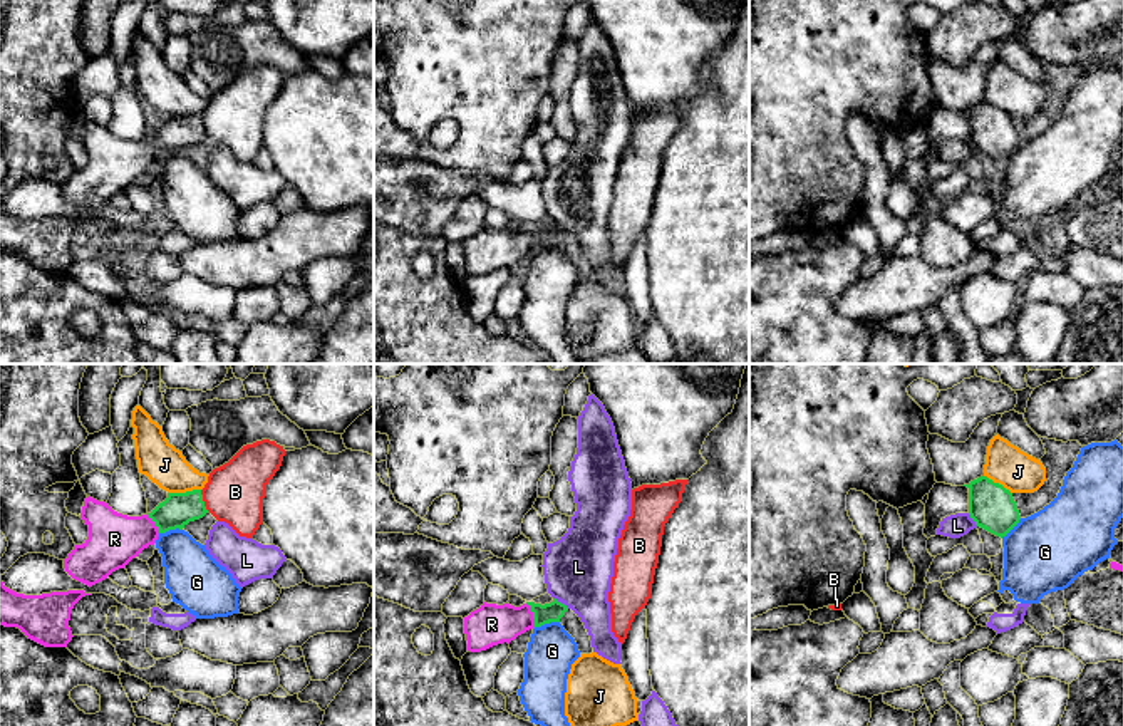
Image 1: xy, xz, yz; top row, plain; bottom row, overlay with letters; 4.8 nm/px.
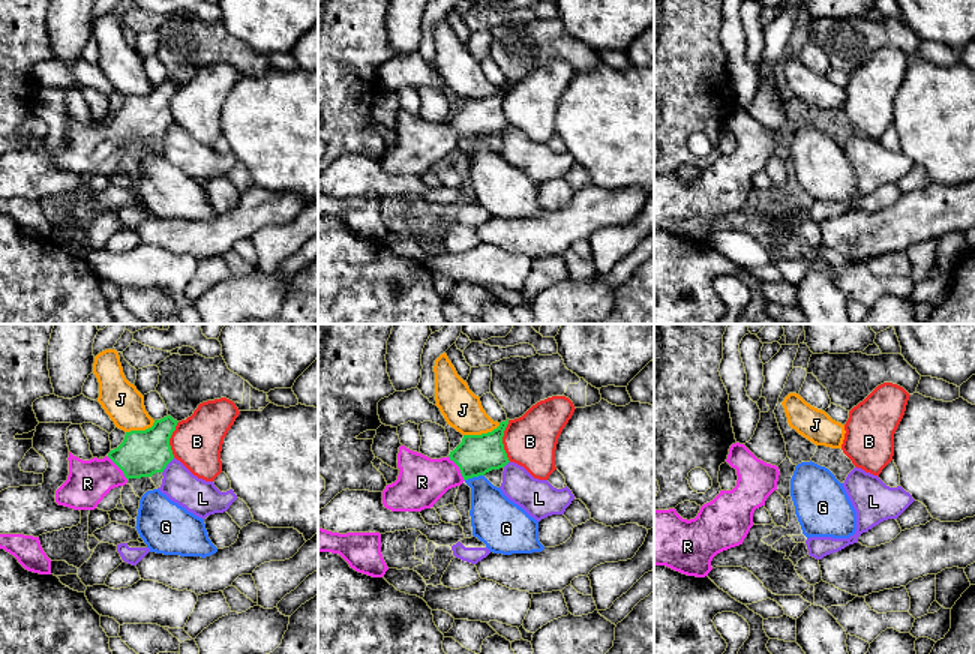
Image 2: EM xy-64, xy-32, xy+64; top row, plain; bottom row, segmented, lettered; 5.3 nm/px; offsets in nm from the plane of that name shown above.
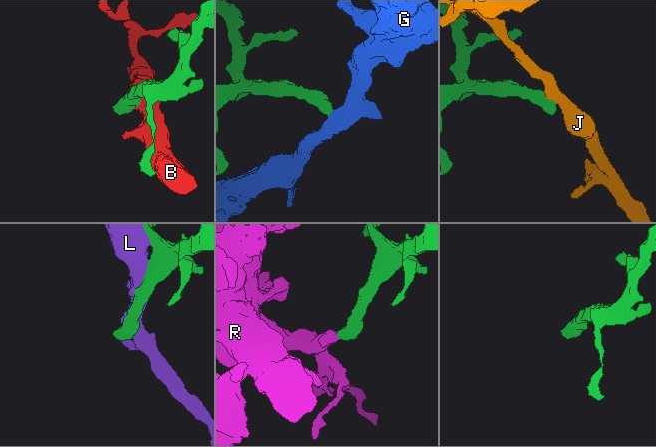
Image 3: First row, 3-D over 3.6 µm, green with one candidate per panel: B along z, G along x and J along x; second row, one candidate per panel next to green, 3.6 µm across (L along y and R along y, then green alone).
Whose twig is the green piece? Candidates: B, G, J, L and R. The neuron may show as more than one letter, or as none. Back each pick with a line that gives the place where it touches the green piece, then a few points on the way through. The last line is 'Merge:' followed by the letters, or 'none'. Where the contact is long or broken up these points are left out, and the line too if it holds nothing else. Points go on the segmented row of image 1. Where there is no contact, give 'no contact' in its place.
R: xz (533, 614) | across xz (550, 612), (533, 614), (517, 621), (491, 624)
Merge: R

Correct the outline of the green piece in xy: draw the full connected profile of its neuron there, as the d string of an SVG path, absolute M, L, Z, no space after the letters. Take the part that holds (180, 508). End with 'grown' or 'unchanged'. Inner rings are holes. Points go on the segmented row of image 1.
M201 490L168 493L163 503L141 516L117 513L107 503L87 496L80 518L89 526L89 537L74 547L64 568L74 580L92 587L154 545L161 533L183 530L206 513Z; grown

